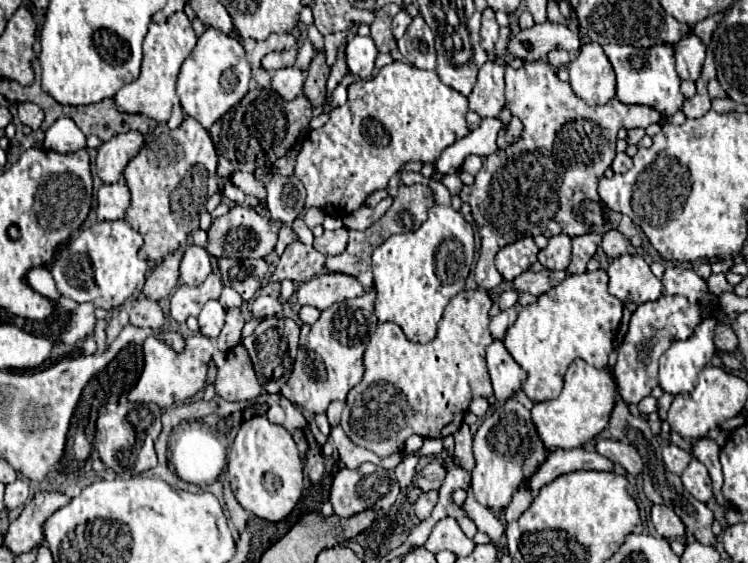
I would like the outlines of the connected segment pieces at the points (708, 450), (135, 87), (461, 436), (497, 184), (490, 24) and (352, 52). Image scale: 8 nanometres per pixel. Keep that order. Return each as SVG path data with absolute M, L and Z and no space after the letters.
M700 438L694 448L692 448L692 456L698 458L702 464L706 464L710 478L712 478L712 488L714 488L714 498L722 508L732 508L732 504L722 496L722 466L718 460L718 444L714 440L708 438Z
M176 12L164 24L152 22L144 38L144 60L142 60L140 78L118 90L118 94L114 96L118 110L128 114L144 114L156 122L166 122L170 118L172 106L178 102L178 94L176 94L178 70L194 50L196 40L198 38L194 34L194 28L184 12Z
M462 424L458 430L458 440L456 440L456 448L454 448L454 458L460 464L460 468L464 470L472 470L474 468L474 456L472 456L472 434L468 424Z
M542 60L524 62L524 66L518 70L506 66L506 108L522 120L522 140L508 146L508 150L498 150L486 156L480 172L474 176L474 184L462 186L460 190L462 202L468 202L472 208L472 216L482 240L474 278L484 290L492 290L502 284L504 278L494 266L494 256L502 246L510 242L538 234L544 234L546 238L556 234L568 234L570 238L588 232L606 234L610 228L618 228L618 224L612 226L614 218L610 218L610 212L604 210L604 204L596 190L600 178L616 156L616 134L620 128L648 128L650 124L664 120L664 116L656 108L638 104L628 106L616 98L612 98L604 106L588 106L572 92L570 84L560 82L556 70Z
M486 8L482 12L482 30L480 30L480 36L482 36L480 44L482 44L482 48L486 52L490 52L494 48L494 44L498 40L498 34L500 34L500 26L498 26L498 22L494 18L494 10Z
M354 34L348 38L346 62L352 74L358 74L360 78L372 76L376 56L378 56L378 50L374 48L374 40L370 40L370 36Z

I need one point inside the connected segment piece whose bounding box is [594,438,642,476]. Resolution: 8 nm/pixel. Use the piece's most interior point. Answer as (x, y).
(627, 456)

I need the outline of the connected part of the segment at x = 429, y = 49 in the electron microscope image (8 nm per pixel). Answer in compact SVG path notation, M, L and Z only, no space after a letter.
M416 16L412 20L406 34L398 40L398 50L416 68L422 68L422 70L434 70L436 68L434 34L422 16Z

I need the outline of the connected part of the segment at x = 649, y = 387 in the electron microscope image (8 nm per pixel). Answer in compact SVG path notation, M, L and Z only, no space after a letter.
M662 294L658 300L638 306L638 310L630 318L630 328L624 344L618 350L618 364L614 366L620 398L628 406L636 406L658 386L658 358L666 352L666 348L670 348L670 344L674 342L674 334L680 334L680 338L690 338L700 322L702 308L698 304L690 304L684 296Z

